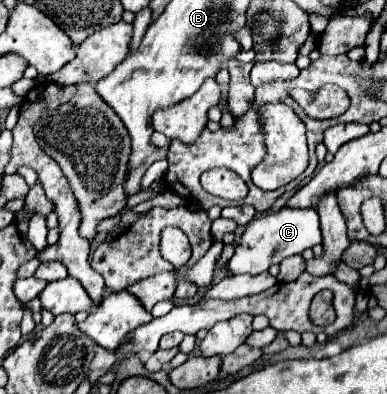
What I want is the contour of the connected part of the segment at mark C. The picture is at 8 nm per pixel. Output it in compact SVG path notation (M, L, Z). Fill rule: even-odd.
M278 208L262 218L254 218L242 238L240 244L234 250L234 256L228 262L228 270L232 274L260 274L266 272L272 264L280 264L284 258L302 254L306 248L314 248L316 244L322 244L322 234L320 234L320 222L318 222L318 212L316 208Z

